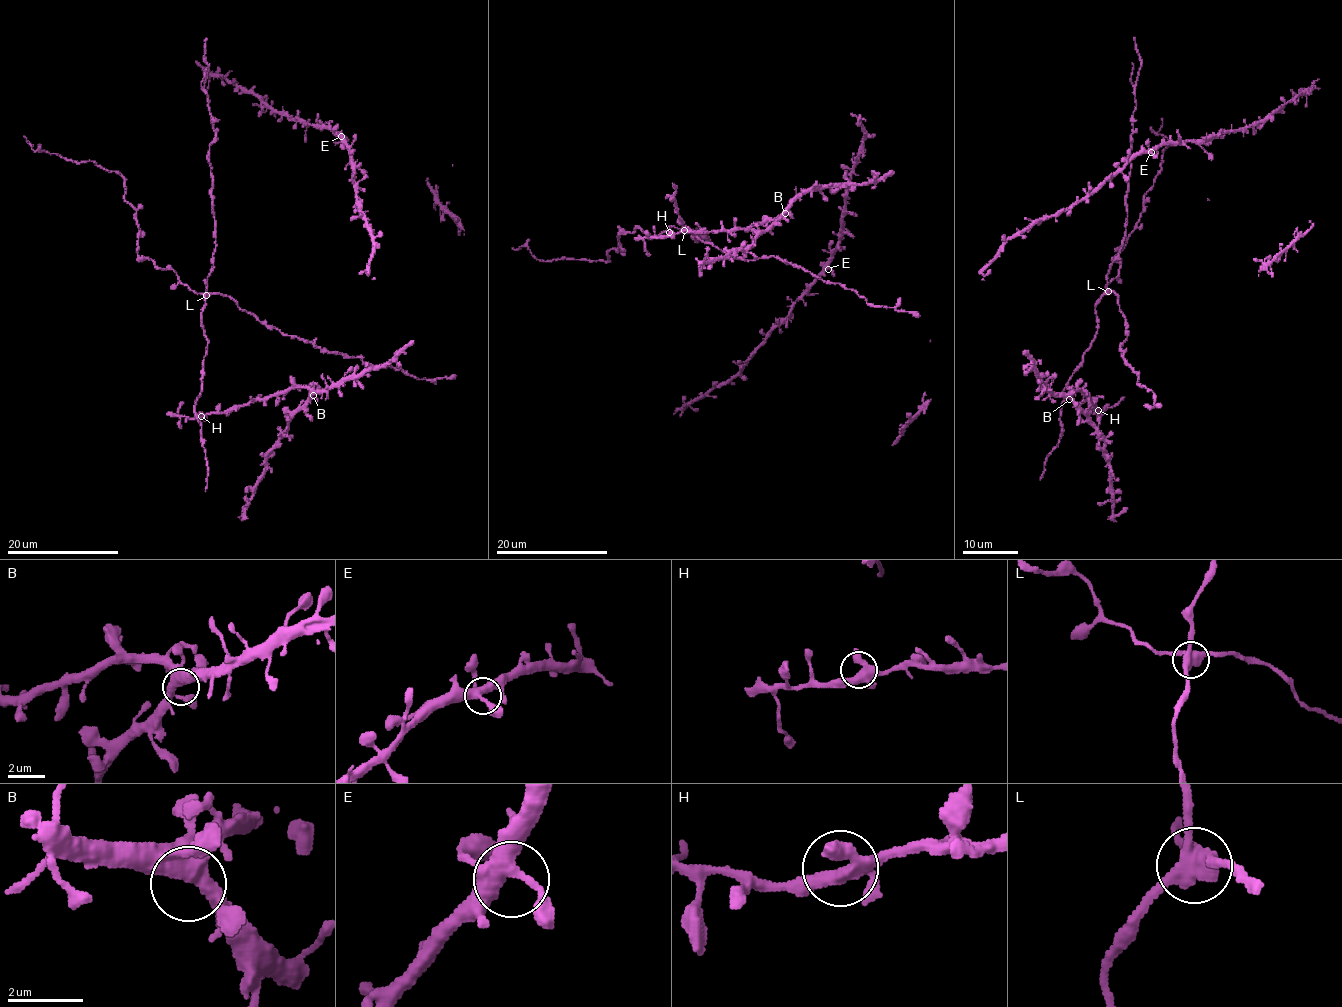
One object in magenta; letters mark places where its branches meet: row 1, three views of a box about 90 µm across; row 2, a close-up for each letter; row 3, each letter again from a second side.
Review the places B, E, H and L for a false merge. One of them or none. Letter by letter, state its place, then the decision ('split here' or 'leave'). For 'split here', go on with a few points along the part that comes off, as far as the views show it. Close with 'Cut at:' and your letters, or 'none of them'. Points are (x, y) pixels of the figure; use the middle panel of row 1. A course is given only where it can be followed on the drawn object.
B: place (785, 213); leave
E: place (828, 269); leave
H: place (669, 232); leave
L: place (684, 230); split here; course (684, 230), (685, 227), (693, 233), (697, 241), (699, 236), (705, 236), (698, 234), (704, 236), (705, 227)
Cut at: L

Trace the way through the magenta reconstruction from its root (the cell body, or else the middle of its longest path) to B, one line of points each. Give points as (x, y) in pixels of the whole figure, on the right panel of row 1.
B: (1093, 404), (1078, 390), (1069, 399)

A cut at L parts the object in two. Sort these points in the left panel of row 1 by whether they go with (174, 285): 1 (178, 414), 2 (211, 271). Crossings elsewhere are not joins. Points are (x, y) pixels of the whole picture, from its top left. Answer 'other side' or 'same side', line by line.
1: same side
2: other side

